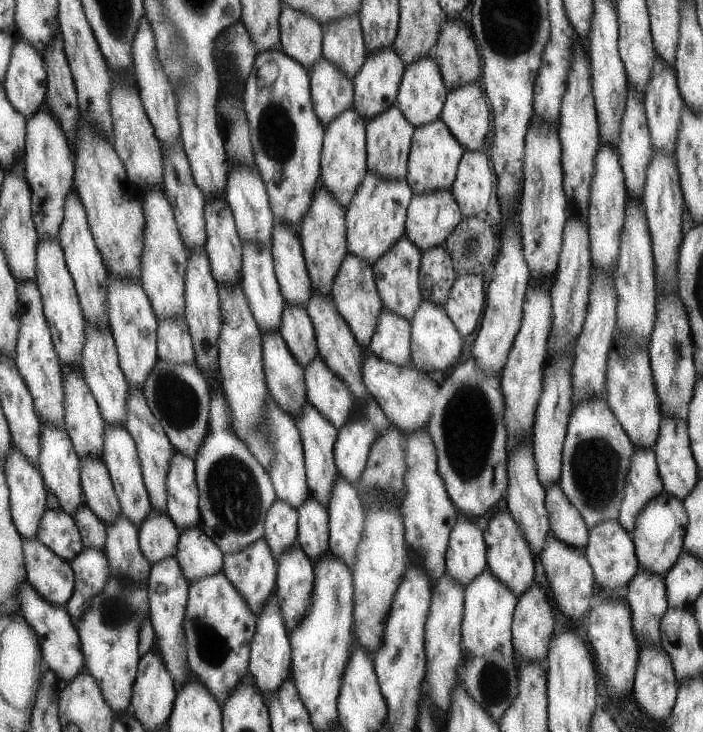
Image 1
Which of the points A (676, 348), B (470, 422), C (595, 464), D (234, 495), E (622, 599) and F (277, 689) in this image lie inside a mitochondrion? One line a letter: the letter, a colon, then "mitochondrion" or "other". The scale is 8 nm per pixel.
A: mitochondrion
B: mitochondrion
C: mitochondrion
D: mitochondrion
E: other
F: other

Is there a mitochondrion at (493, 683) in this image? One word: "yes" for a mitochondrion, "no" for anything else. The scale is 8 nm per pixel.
yes

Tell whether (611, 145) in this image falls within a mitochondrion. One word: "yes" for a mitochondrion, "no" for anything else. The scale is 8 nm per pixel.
no

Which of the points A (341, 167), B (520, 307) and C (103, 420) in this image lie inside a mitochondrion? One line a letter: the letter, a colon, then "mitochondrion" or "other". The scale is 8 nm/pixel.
A: other
B: other
C: other

